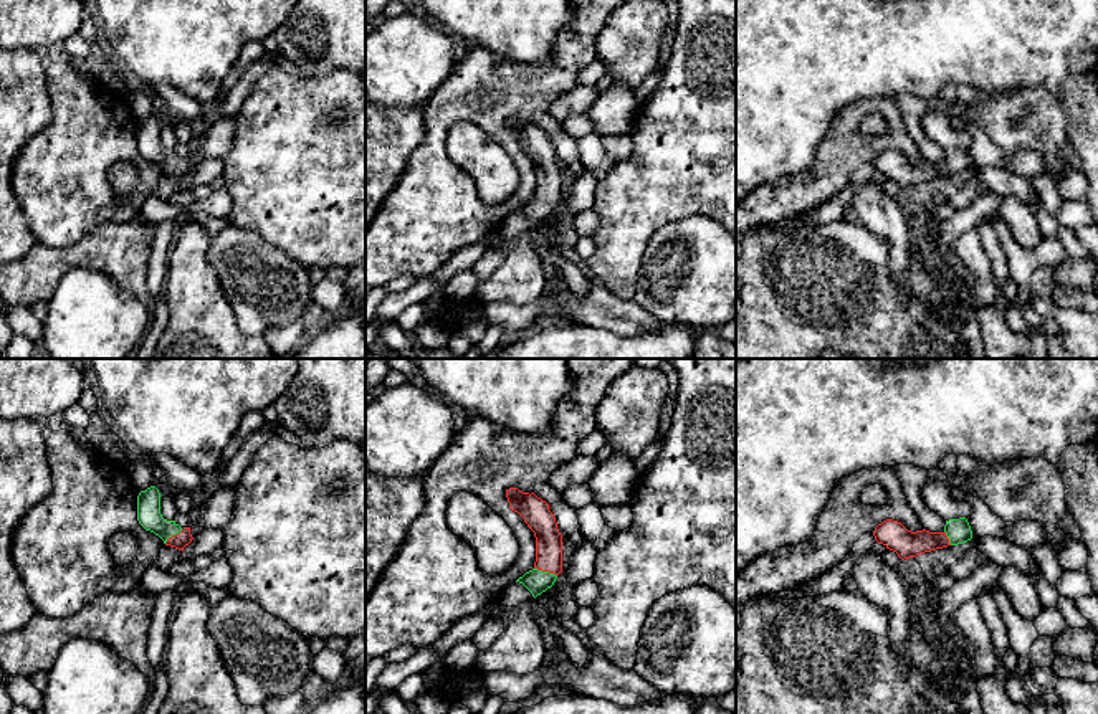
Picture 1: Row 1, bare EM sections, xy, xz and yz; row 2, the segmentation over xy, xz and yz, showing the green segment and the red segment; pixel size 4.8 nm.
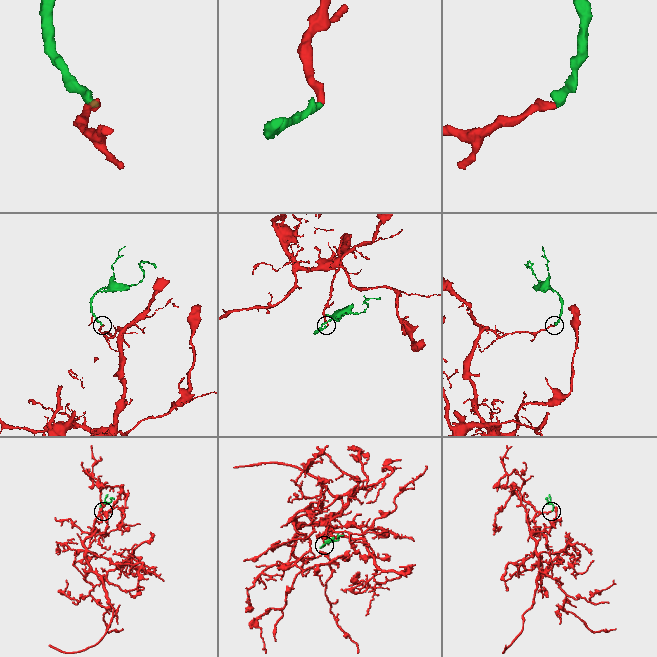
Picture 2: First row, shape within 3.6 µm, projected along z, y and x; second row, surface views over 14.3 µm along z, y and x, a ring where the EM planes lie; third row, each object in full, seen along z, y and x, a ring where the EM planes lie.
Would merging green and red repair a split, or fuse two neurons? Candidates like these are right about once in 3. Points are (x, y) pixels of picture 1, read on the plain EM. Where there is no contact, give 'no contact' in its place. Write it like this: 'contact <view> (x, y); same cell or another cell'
contact xz (546, 202); same cell

